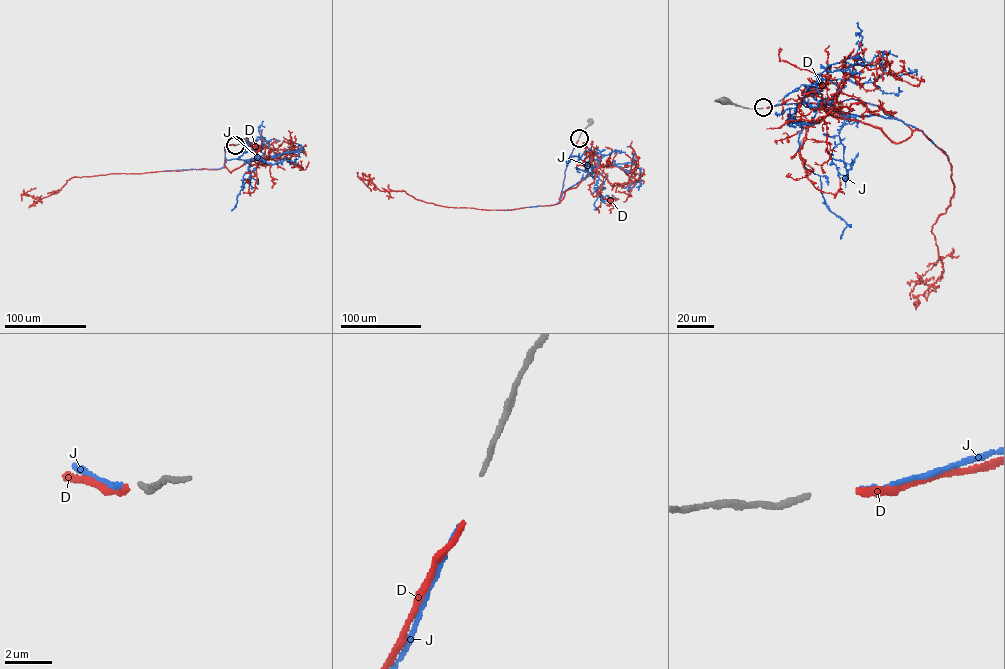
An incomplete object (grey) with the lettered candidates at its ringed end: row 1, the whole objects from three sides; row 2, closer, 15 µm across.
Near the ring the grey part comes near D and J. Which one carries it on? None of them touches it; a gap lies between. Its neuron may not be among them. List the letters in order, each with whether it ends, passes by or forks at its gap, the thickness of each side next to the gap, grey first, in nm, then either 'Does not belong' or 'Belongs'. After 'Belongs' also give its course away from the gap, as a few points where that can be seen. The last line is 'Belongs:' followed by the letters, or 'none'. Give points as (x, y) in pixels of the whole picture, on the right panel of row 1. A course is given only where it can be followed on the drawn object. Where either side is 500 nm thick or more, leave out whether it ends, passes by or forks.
D: It ends there. Thickness 240 nm (grey) against 280 nm. Does not belong
J: It ends there. Thickness 240 nm (grey) against 170 nm. Belongs. Its course: (767, 107), (855, 99), (891, 118), (835, 112), (807, 88), (829, 65), (859, 54)
Belongs: J

